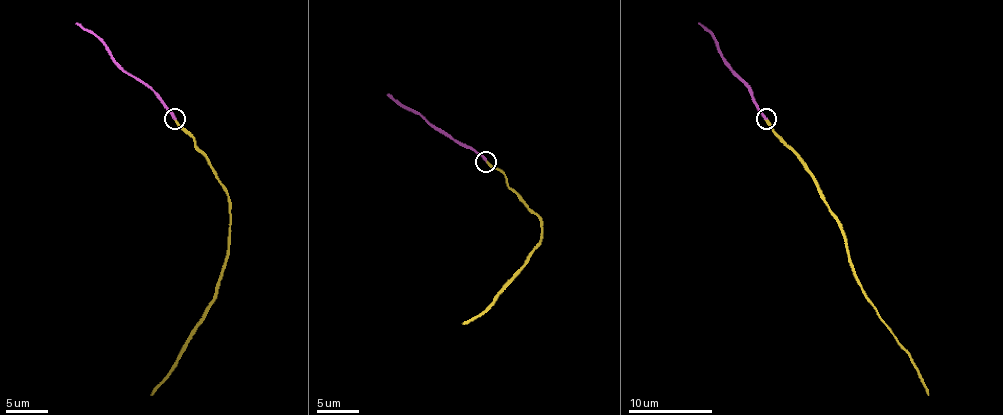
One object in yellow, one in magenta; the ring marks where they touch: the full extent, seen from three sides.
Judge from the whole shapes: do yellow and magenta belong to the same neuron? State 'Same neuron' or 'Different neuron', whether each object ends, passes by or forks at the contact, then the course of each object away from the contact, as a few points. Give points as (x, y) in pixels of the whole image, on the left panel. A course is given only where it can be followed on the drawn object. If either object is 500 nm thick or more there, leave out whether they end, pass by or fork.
Same neuron. At the ring yellow ends. At the ring magenta ends. Course of yellow: (175, 119), (208, 161), (227, 194), (229, 242), (215, 301), (192, 330), (169, 376), (150, 395). Course of magenta: (175, 119), (154, 92), (114, 61), (100, 40), (75, 23)

